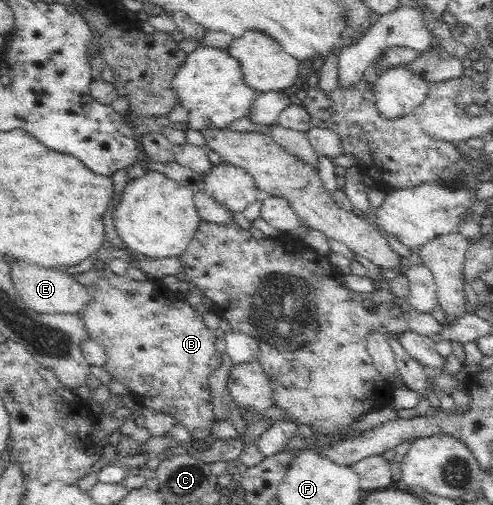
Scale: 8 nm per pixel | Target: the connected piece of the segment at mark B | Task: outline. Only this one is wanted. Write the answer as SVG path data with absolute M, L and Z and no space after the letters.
M91 268L86 273L78 273L76 275L68 274L68 276L74 278L76 282L83 285L90 294L90 301L84 309L81 309L76 316L82 320L88 337L100 344L106 352L106 363L102 365L102 368L106 373L110 375L110 379L119 381L122 385L128 388L128 392L133 396L134 400L143 408L150 409L152 412L163 413L174 418L175 423L182 425L187 429L191 440L204 439L211 431L213 414L211 405L211 396L209 393L209 377L215 369L218 369L222 365L222 359L220 358L220 352L216 350L216 335L215 331L206 326L202 313L196 311L194 306L185 299L185 293L174 292L165 286L160 280L148 279L146 281L136 281L130 277L130 274L116 275L109 268L95 269Z

